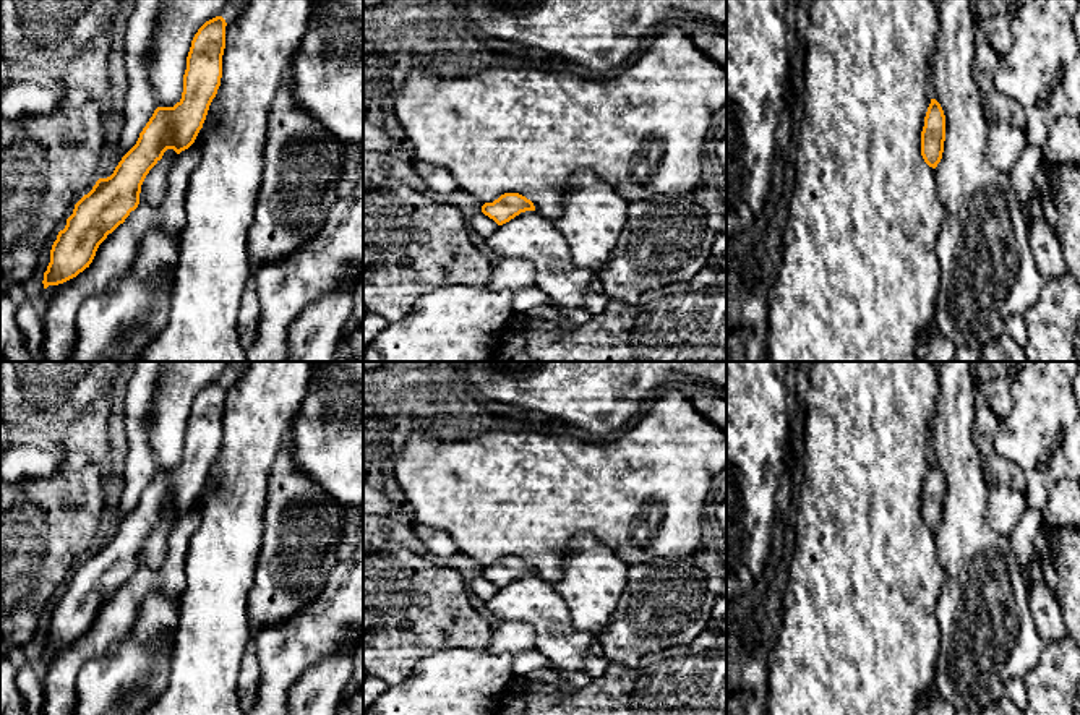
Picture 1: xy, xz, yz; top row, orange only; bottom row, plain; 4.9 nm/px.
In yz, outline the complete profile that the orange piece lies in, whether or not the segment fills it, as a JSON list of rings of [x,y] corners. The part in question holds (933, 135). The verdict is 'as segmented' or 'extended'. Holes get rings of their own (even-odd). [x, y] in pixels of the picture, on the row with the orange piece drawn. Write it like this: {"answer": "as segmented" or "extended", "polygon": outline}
{"answer": "as segmented", "polygon": [[[931,99],[921,131],[921,156],[924,162],[932,169],[936,169],[942,159],[944,141],[945,115],[941,104],[936,99]]]}

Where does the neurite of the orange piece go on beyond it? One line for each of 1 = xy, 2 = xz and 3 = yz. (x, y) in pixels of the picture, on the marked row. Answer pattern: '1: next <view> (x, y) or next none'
1: next none
2: next none
3: next none

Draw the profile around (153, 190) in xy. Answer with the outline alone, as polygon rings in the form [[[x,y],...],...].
[[[167,149],[162,159],[149,170],[141,185],[139,203],[152,206],[161,204],[167,191],[167,173],[177,161],[177,156],[178,154],[174,149]]]

